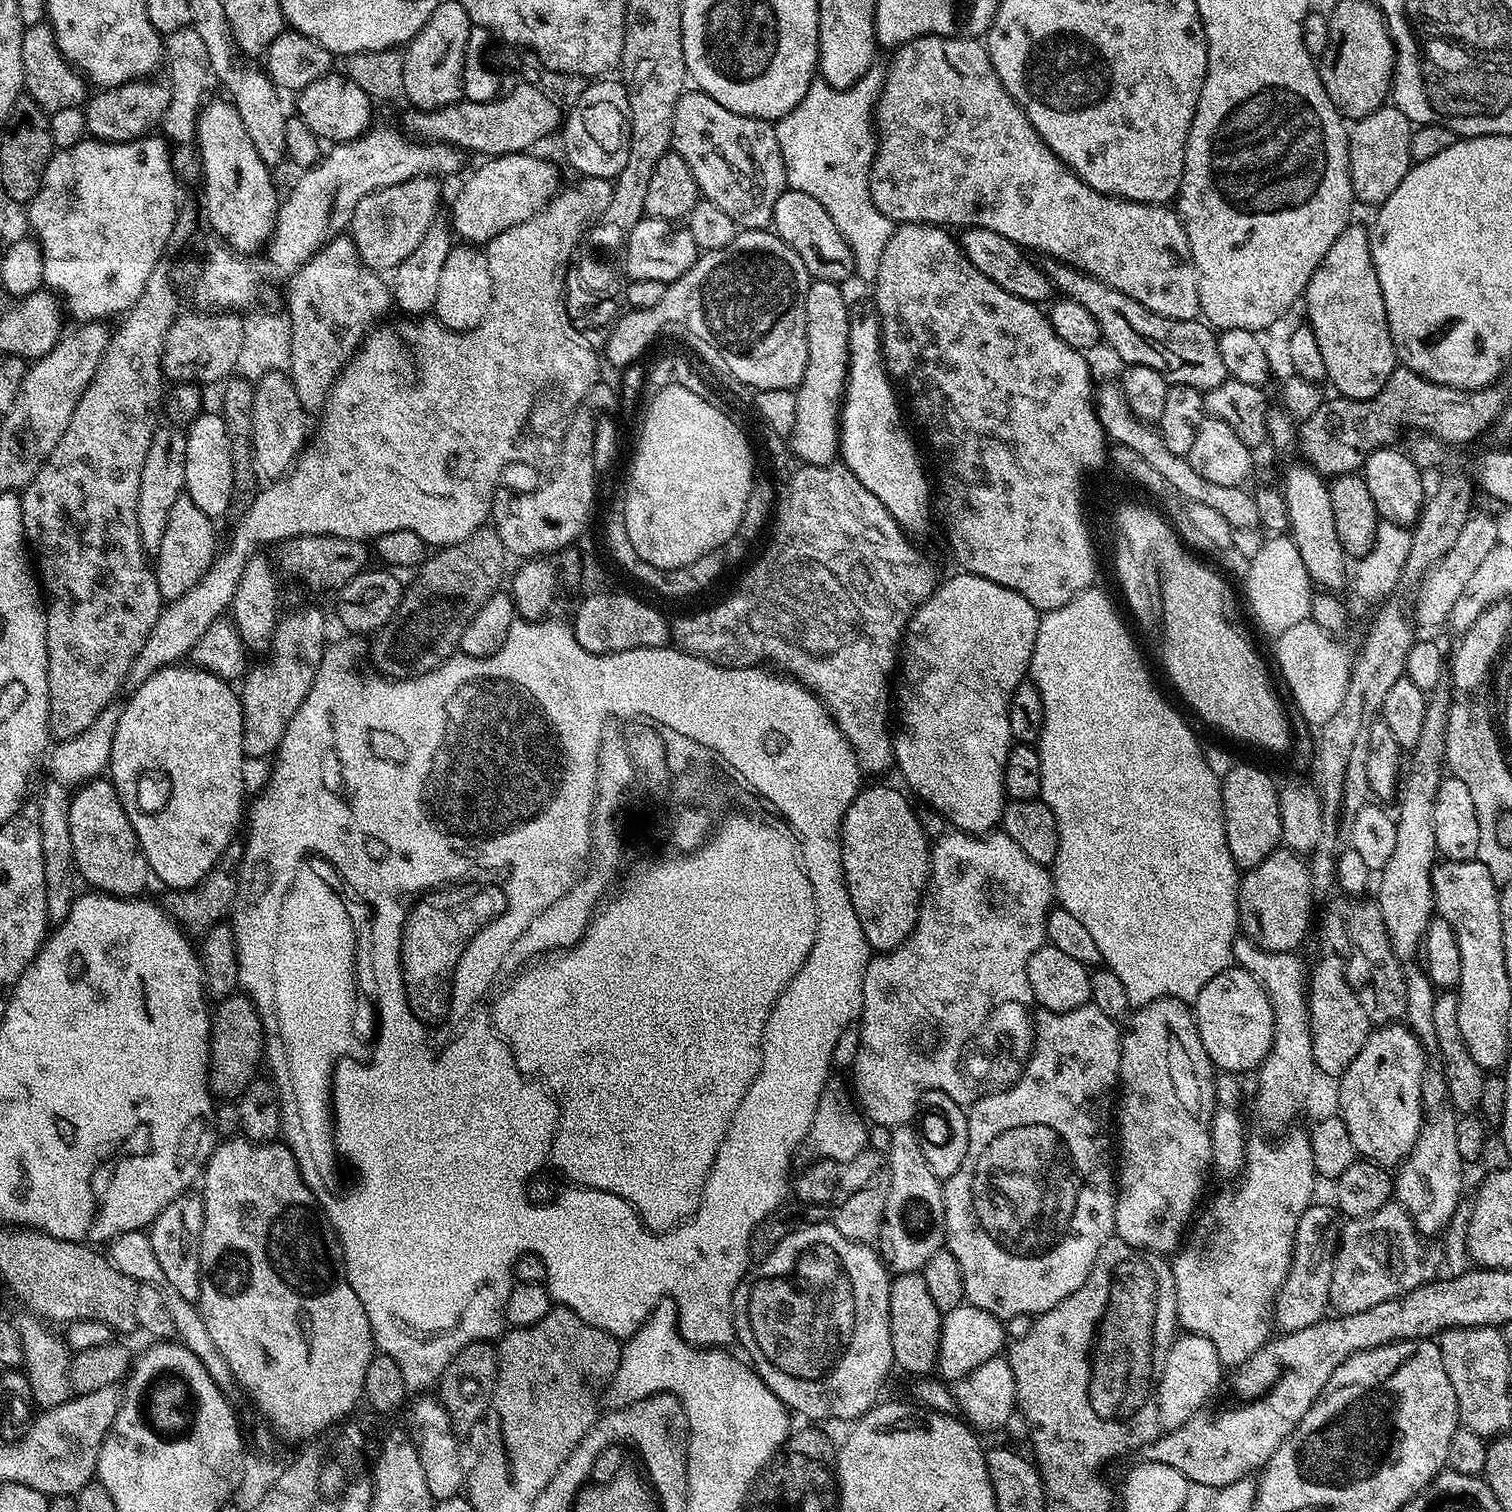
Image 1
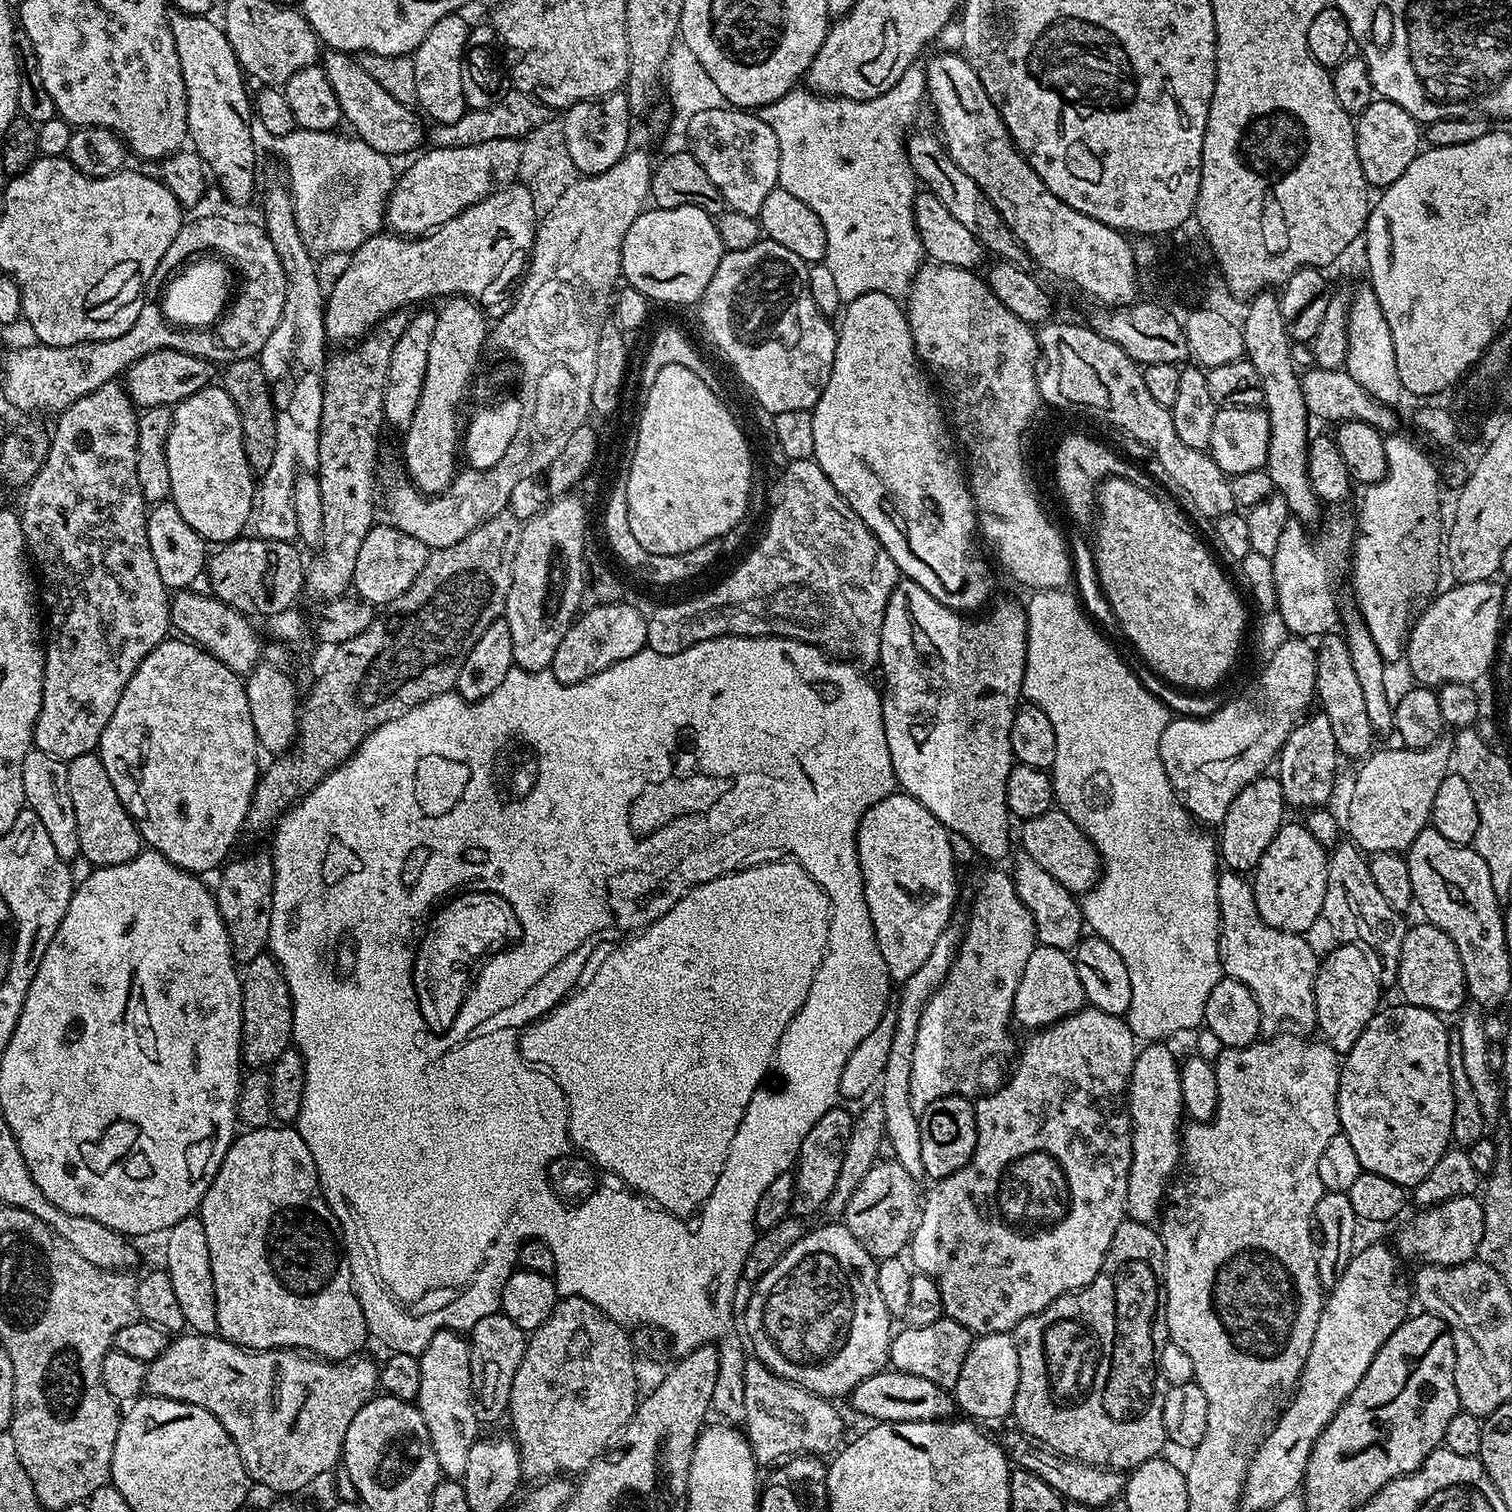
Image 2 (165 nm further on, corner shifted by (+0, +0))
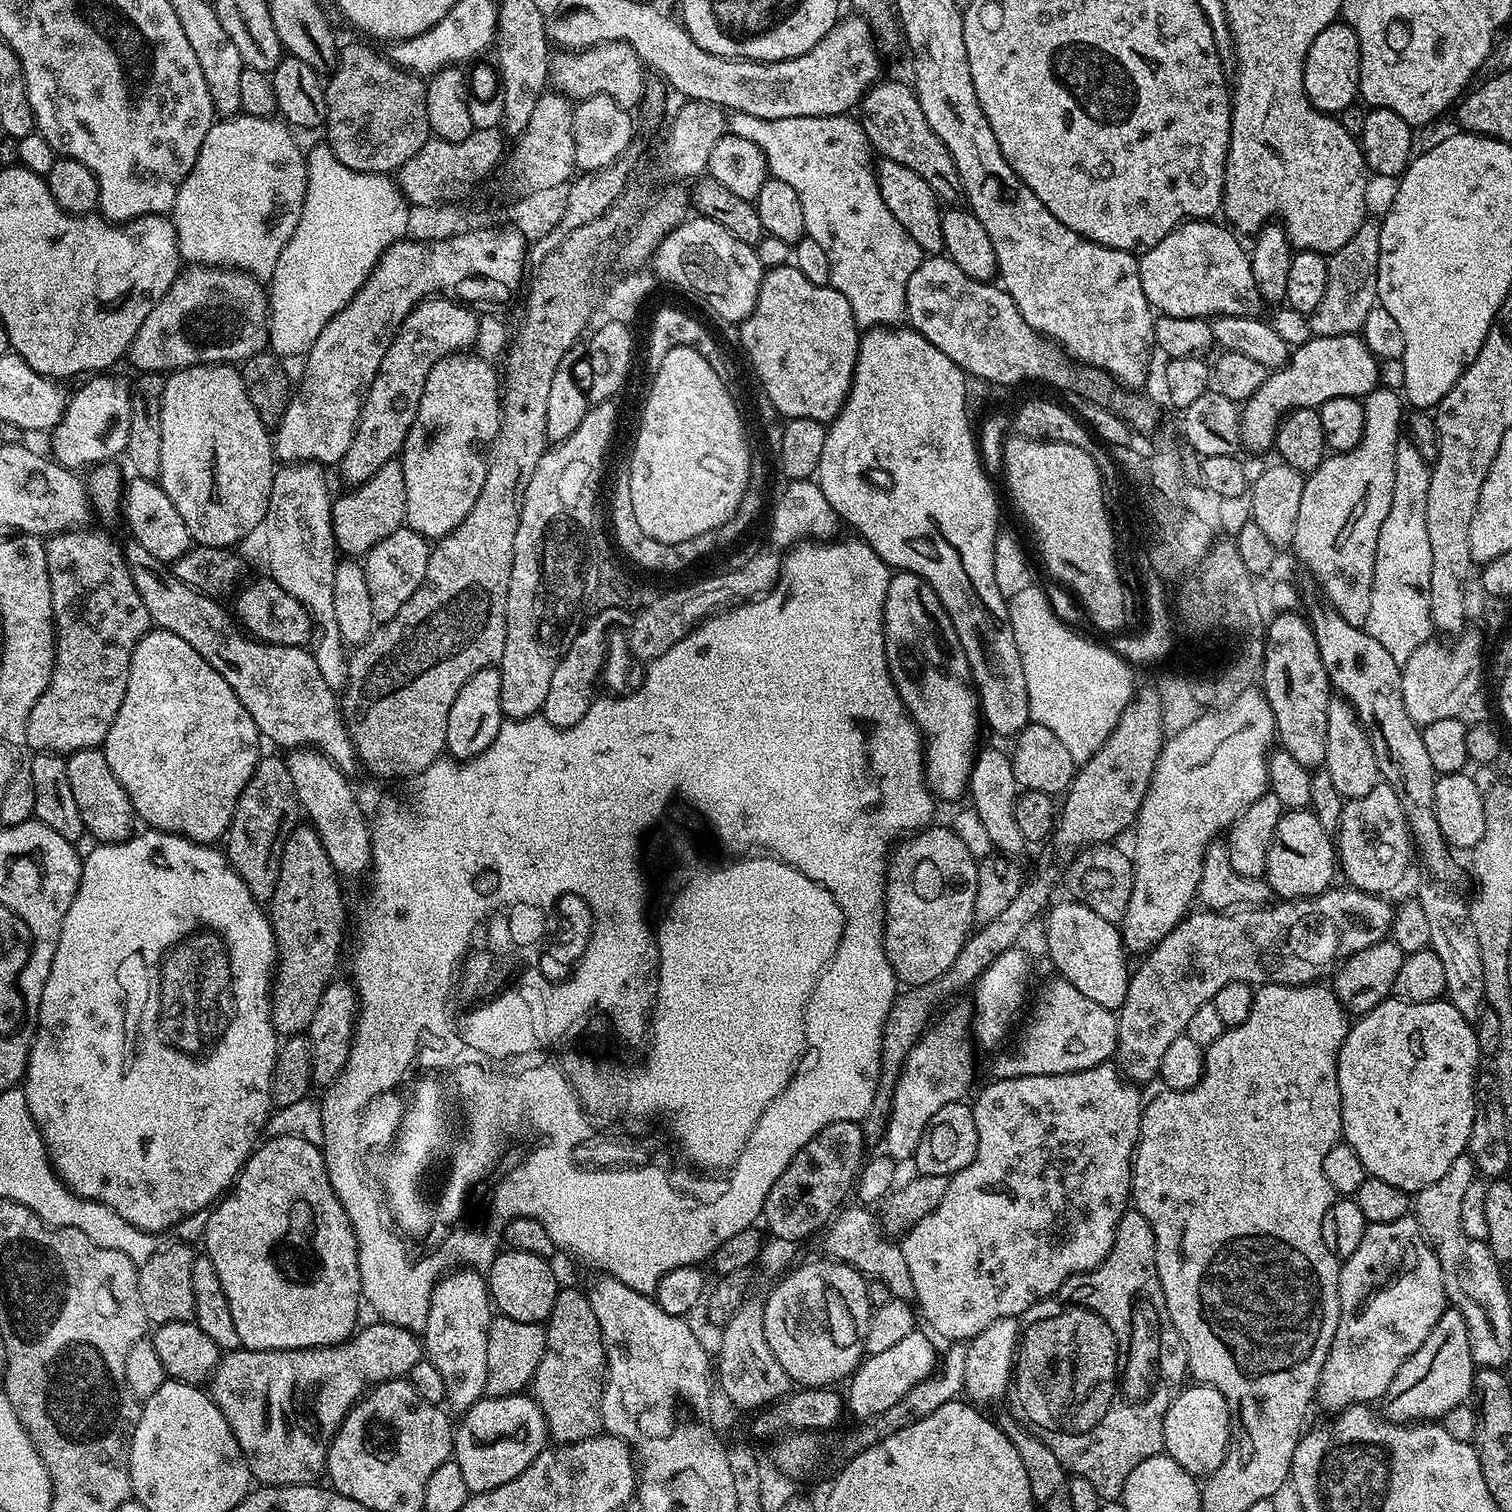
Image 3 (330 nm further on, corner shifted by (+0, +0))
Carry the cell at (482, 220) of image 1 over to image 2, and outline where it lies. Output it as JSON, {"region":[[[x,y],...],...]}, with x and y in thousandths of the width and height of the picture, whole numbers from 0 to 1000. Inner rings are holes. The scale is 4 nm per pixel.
{"region":[[[339,120],[335,124],[328,125],[282,155],[274,157],[261,155],[246,156],[229,170],[230,175],[226,179],[225,183],[220,187],[220,190],[218,188],[214,202],[214,218],[217,225],[223,225],[225,229],[237,226],[259,206],[269,204],[269,201],[275,201],[277,198],[284,198],[285,196],[308,196],[321,205],[328,204],[331,200],[333,202],[337,198],[336,190],[339,187],[339,190],[346,183],[351,174],[355,147],[356,142],[351,126],[347,121]]]}

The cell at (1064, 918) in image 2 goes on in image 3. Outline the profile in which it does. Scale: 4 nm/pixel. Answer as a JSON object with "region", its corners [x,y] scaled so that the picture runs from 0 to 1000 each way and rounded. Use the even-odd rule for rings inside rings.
{"region":[[[661,495],[647,495],[643,506],[643,513],[640,514],[640,526],[643,526],[642,534],[649,541],[650,546],[655,552],[657,562],[665,566],[674,567],[674,563],[679,561],[679,556],[671,541],[673,519],[671,515],[669,501],[665,495],[664,497]]]}

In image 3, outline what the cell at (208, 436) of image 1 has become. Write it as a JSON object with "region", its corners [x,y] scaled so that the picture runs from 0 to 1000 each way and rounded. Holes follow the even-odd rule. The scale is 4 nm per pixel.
{"region":[[[153,240],[129,241],[119,243],[108,252],[107,258],[107,308],[104,319],[115,332],[130,360],[153,363],[171,350],[179,332],[181,314],[181,291],[178,281],[171,276],[158,245]]]}

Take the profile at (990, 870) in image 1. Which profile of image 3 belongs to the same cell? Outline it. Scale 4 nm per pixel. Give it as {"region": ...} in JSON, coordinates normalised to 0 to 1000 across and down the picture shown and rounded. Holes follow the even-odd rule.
{"region":[[[632,667],[620,680],[614,679],[602,694],[591,721],[589,735],[583,752],[584,761],[591,767],[603,768],[615,739],[618,739],[623,731],[640,726],[638,724],[643,717],[643,693],[641,670]]]}

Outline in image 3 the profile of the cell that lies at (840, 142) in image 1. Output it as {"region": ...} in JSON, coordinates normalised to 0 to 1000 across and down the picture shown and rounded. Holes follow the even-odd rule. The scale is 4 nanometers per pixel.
{"region":[[[490,74],[483,75],[480,79],[480,85],[483,89],[488,91],[493,91],[495,94],[499,94],[499,97],[501,97],[501,99],[504,99],[504,102],[508,108],[509,114],[513,118],[521,120],[528,128],[528,132],[530,133],[530,144],[532,145],[532,154],[538,157],[538,160],[544,162],[544,165],[546,165],[546,171],[549,171],[549,188],[550,190],[554,190],[554,192],[560,197],[560,200],[562,200],[562,205],[566,209],[566,214],[569,218],[581,218],[583,216],[593,216],[599,211],[599,209],[599,187],[602,187],[602,181],[604,181],[604,179],[607,179],[610,171],[610,167],[607,160],[604,160],[604,157],[602,157],[602,155],[599,155],[599,152],[597,152],[597,149],[594,149],[594,144],[591,144],[591,142],[589,142],[589,139],[586,138],[586,134],[583,132],[581,128],[581,122],[579,120],[579,112],[578,110],[578,99],[574,95],[574,90],[571,87],[571,83],[568,79],[564,78],[563,76],[557,77],[534,77],[533,78],[499,78],[496,75],[491,75]]]}

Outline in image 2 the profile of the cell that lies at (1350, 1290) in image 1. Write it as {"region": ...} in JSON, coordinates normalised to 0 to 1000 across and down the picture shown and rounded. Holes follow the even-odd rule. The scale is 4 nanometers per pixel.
{"region":[[[976,790],[962,791],[960,794],[954,794],[939,800],[939,802],[927,813],[923,817],[922,825],[927,831],[937,831],[942,836],[950,836],[951,837],[962,837],[970,836],[977,830],[978,821],[981,817],[981,797]]]}

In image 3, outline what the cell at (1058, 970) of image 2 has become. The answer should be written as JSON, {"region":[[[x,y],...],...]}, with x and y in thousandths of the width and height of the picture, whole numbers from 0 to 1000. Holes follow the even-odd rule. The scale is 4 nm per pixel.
{"region":[[[700,647],[692,649],[684,661],[685,659],[672,691],[658,696],[659,702],[656,706],[658,714],[718,709],[727,704],[732,704],[737,699],[739,676],[736,667],[726,665],[726,663],[718,660],[713,652],[708,652],[708,649]]]}

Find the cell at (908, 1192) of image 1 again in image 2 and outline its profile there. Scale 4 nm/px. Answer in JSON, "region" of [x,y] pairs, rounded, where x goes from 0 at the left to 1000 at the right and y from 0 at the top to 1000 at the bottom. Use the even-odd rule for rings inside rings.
{"region":[[[635,604],[630,605],[630,610],[623,615],[623,618],[615,628],[615,634],[602,644],[595,651],[595,662],[591,664],[593,667],[593,681],[591,681],[591,689],[589,691],[589,696],[587,698],[585,709],[581,713],[581,728],[582,729],[585,737],[585,751],[589,753],[591,758],[593,769],[599,774],[604,779],[611,778],[610,771],[610,747],[608,747],[608,739],[606,735],[602,731],[602,708],[603,707],[603,698],[604,697],[604,687],[607,684],[607,676],[610,675],[610,668],[612,663],[621,655],[623,649],[628,644],[628,642],[632,636],[632,632],[635,628],[635,624],[638,620],[638,606]]]}

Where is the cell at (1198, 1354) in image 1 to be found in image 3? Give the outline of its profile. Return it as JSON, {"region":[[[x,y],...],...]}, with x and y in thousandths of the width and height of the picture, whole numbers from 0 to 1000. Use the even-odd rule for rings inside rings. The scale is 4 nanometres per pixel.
{"region":[[[793,914],[784,917],[775,926],[770,938],[770,960],[788,976],[798,978],[808,970],[815,951],[815,936],[805,918]]]}

